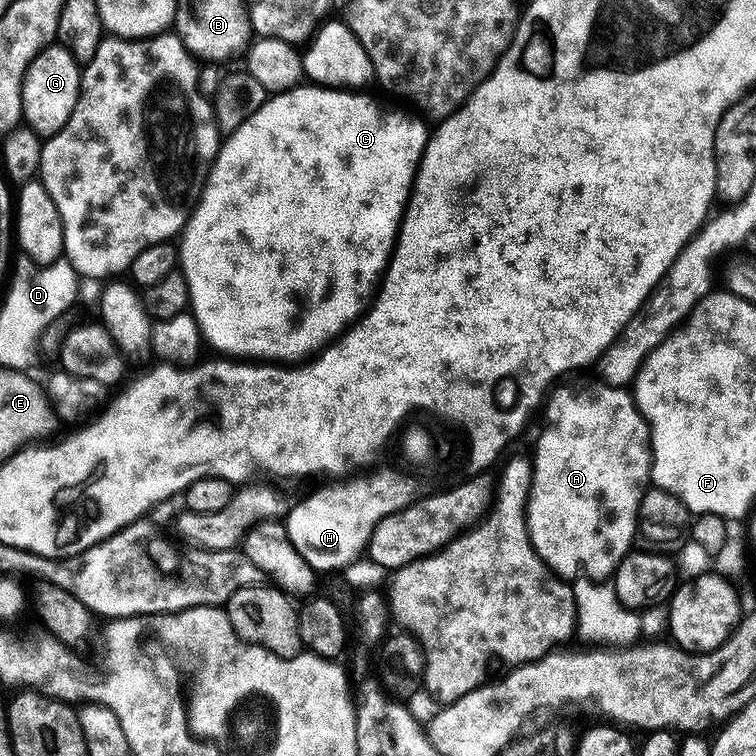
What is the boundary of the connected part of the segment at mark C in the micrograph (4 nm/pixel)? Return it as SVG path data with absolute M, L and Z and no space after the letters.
M304 87L269 95L265 104L221 143L216 161L208 172L208 181L201 188L200 199L196 201L178 240L178 268L188 283L190 311L196 317L201 337L220 351L217 353L232 358L251 358L256 362L300 362L328 348L364 315L392 259L400 221L404 218L408 197L412 195L416 169L428 144L430 132L424 129L423 119L415 120L404 112L383 112L370 97L364 96L368 94L356 90Z

